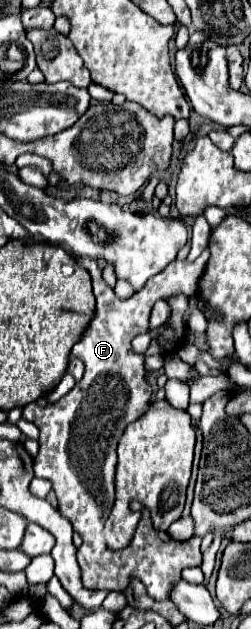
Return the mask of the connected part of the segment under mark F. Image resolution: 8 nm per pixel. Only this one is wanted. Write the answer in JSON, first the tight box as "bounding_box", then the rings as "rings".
{"bounding_box":[23,248,209,600],"rings":[[[69,248],[65,250],[91,274],[97,304],[93,322],[85,328],[85,334],[71,352],[85,362],[83,380],[77,382],[75,388],[59,402],[31,402],[23,408],[23,418],[27,422],[33,422],[41,430],[39,451],[33,459],[34,475],[53,484],[61,514],[83,538],[83,544],[77,550],[77,560],[81,566],[85,588],[95,590],[99,588],[97,584],[117,584],[117,590],[125,590],[131,578],[139,578],[153,600],[165,600],[169,598],[171,584],[181,578],[183,568],[201,566],[201,536],[193,536],[187,542],[177,542],[165,534],[163,540],[153,528],[149,511],[141,502],[135,502],[133,508],[141,510],[142,517],[133,539],[125,550],[113,552],[105,546],[103,524],[115,502],[113,478],[117,466],[117,442],[121,440],[125,426],[143,416],[153,402],[153,388],[145,380],[145,356],[133,352],[131,340],[139,334],[149,332],[149,314],[157,300],[177,292],[195,296],[197,278],[203,274],[209,260],[209,248],[205,248],[203,254],[193,262],[173,260],[161,274],[149,278],[149,282],[139,292],[125,300],[117,298],[113,288],[105,284],[97,260],[81,258]]]}

